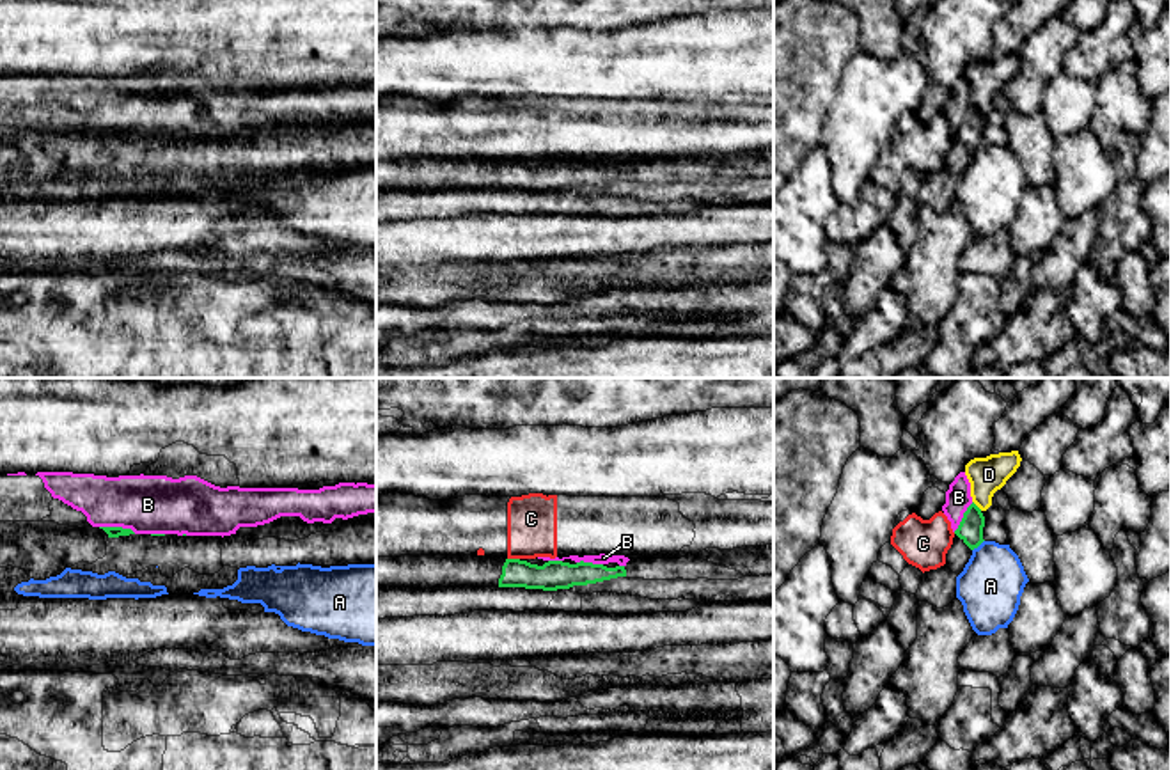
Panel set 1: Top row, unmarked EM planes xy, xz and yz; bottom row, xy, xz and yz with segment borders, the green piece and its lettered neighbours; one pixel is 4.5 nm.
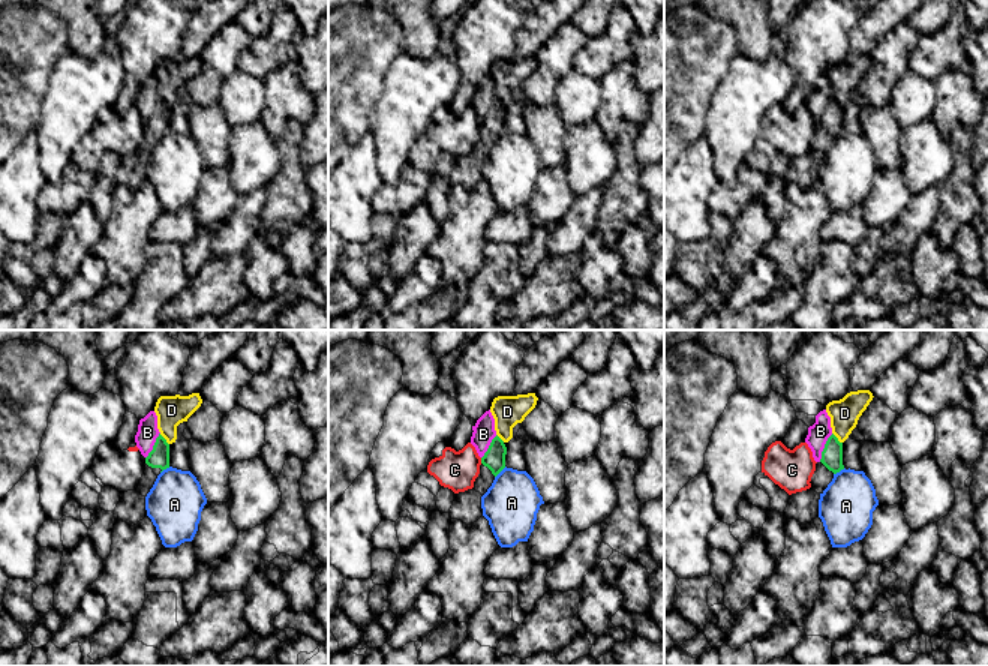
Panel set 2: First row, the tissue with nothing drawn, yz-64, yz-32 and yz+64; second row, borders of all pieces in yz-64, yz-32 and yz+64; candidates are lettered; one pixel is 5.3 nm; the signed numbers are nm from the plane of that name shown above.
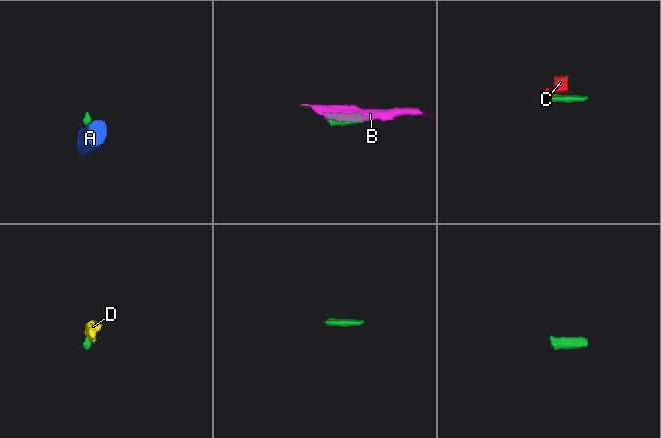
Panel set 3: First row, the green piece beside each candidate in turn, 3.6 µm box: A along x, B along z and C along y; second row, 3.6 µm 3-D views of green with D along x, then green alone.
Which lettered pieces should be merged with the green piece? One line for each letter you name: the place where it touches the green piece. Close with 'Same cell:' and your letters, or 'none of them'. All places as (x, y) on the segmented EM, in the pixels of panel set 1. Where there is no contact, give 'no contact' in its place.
Same cell: none of them

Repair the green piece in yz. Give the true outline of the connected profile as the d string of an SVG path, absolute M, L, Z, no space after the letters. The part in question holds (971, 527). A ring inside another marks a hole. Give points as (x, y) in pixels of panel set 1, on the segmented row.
M972 502L963 513L960 525L955 530L953 545L946 554L946 566L953 573L960 575L969 562L972 550L985 541L983 527L985 516L981 509Z

